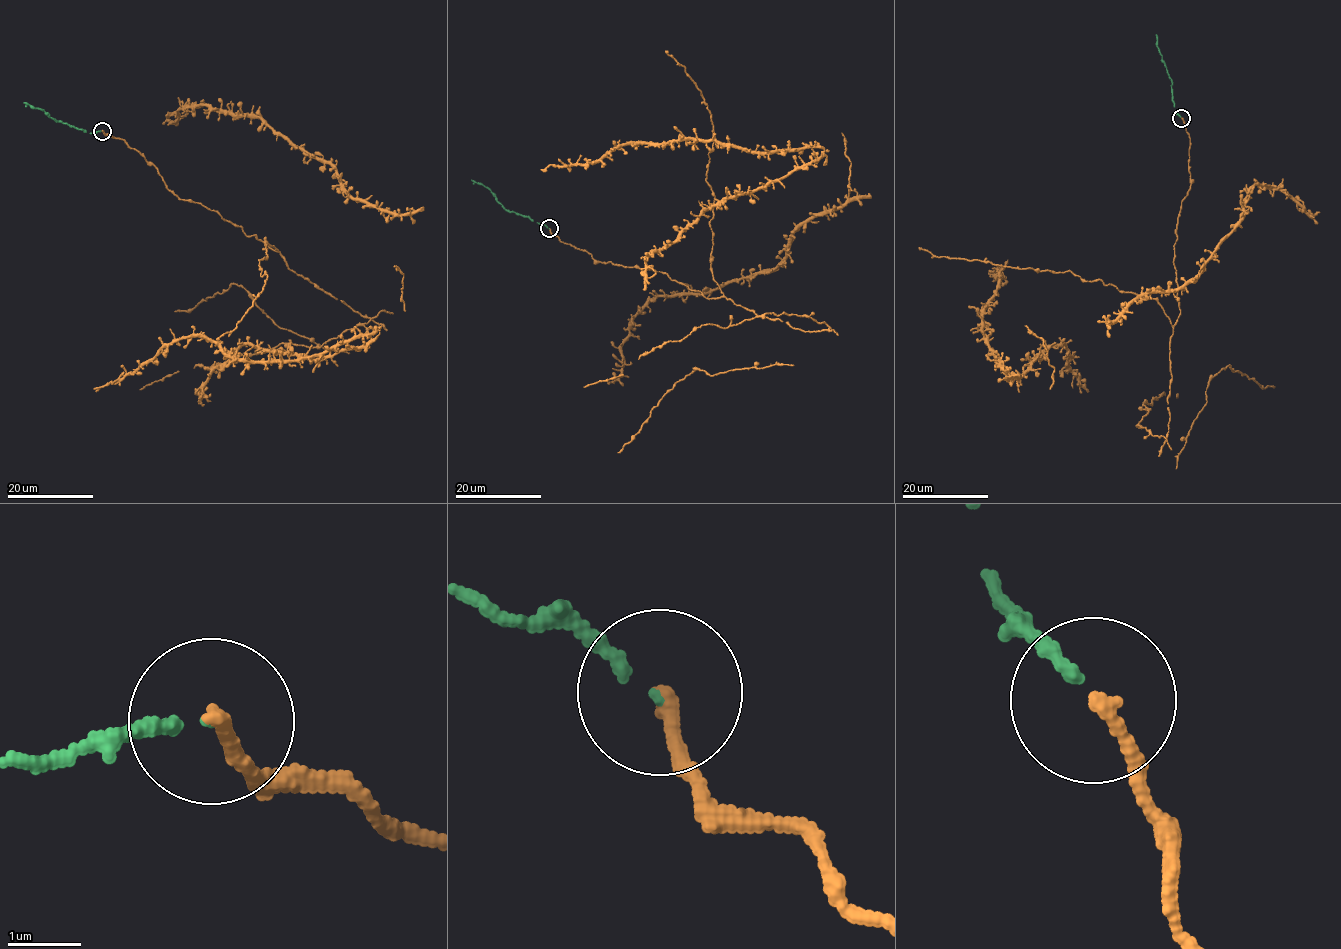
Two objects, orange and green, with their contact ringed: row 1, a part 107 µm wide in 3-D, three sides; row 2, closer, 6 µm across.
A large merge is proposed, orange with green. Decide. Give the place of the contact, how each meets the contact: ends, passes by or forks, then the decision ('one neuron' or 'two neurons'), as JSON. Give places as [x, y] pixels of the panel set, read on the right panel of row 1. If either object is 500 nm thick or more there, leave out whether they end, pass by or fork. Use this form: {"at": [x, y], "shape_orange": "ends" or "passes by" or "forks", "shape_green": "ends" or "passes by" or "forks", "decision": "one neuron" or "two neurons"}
{"at": [1181, 118], "shape_orange": "ends", "shape_green": "ends", "decision": "one neuron"}

